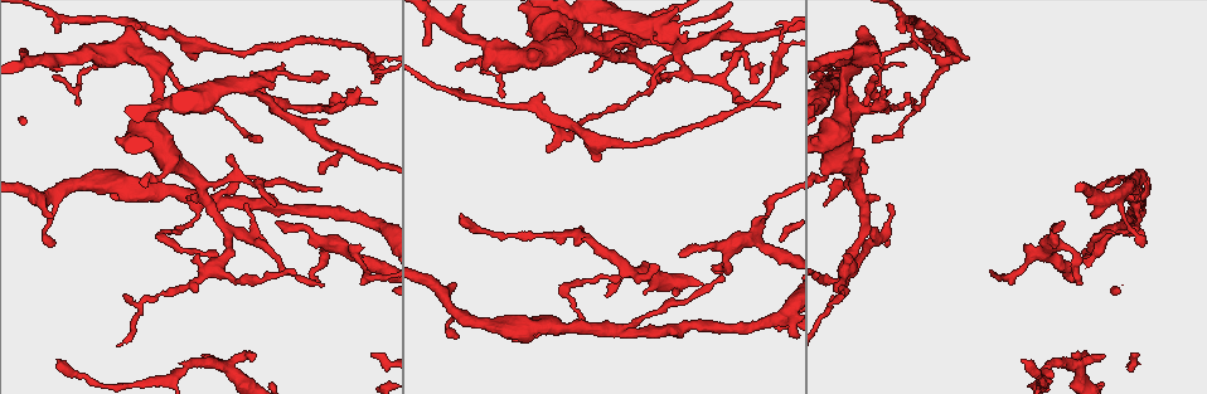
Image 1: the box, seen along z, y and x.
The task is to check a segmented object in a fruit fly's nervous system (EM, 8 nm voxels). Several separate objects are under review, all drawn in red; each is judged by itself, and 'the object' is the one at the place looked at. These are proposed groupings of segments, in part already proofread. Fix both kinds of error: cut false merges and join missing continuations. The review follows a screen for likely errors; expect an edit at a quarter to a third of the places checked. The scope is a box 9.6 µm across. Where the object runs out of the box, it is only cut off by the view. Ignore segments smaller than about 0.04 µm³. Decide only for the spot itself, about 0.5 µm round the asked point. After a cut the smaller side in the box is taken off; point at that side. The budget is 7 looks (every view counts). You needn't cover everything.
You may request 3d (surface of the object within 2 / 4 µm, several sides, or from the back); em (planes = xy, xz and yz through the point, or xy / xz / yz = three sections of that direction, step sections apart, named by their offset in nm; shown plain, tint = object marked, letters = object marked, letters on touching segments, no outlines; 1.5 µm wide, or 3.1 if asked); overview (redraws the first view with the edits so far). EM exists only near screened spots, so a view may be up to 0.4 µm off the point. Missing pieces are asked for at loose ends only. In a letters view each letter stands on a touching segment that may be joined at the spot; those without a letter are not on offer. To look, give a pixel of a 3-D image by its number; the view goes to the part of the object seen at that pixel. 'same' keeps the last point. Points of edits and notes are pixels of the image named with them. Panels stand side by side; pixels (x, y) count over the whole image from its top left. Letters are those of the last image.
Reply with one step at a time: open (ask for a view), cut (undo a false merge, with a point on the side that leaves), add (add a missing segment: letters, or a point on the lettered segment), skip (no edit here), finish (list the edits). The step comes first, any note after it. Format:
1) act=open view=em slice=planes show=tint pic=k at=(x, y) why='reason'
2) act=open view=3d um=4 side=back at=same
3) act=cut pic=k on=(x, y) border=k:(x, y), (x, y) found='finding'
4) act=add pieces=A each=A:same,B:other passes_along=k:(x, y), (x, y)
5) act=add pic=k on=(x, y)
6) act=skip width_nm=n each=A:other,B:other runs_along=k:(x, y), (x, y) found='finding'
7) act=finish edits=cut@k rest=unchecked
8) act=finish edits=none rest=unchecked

act=open view=em slice=xy step=4 show=letters pic=1 at=(538, 104) why='abrupt turn'

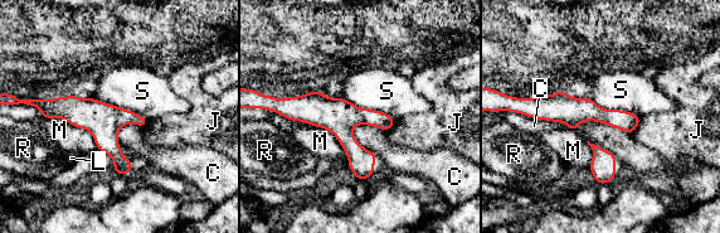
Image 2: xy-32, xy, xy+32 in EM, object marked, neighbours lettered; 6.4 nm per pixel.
act=skip width_nm=160 each=C:other,J:other,L:other,M:other,R:other,S:other found='all the same neuron'

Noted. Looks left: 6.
act=open view=3d um=4 pic=1 at=(651, 30) why='three arms meet'

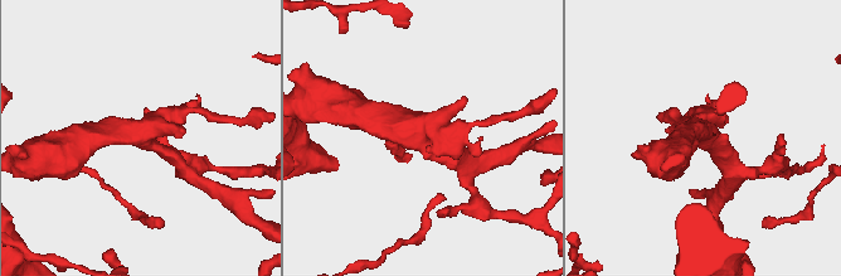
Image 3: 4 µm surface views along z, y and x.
act=open view=em slice=yz step=4 show=letters pic=3 at=(136, 136)

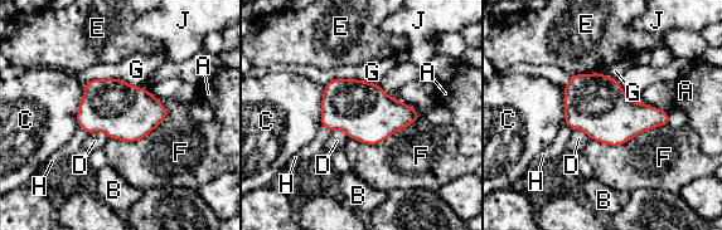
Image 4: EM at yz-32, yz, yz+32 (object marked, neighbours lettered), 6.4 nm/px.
act=skip width_nm=360 each=A:other,B:other,C:other,D:other,E:other,F:other,G:other,H:other,J:other border=4:(418, 112), (379, 142), (349, 138) found='one neuron here'

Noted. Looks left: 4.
act=open view=3d um=4 pic=1 at=(723, 60) why='thin end'

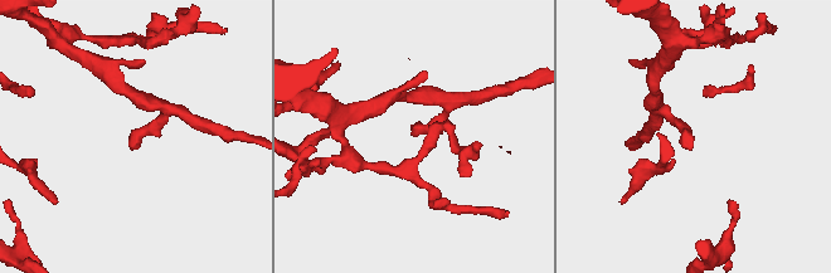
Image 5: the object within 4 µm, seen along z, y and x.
act=open view=em slice=planes show=letters pic=5 at=(128, 146)

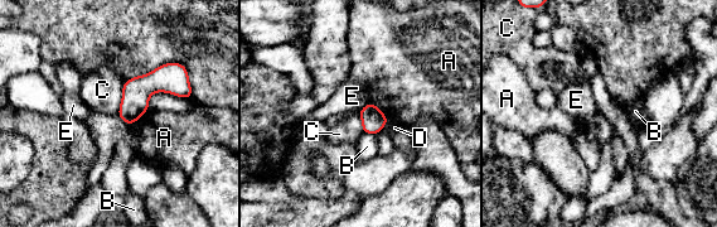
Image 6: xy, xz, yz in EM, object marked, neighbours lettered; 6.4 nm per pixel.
act=skip each=A:other,B:other,C:other,D:other,E:other border=6:(124, 82), (120, 109), (116, 114) found='no lettered segment goes on from it'

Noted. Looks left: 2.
act=finish edits=none rest=unchecked

